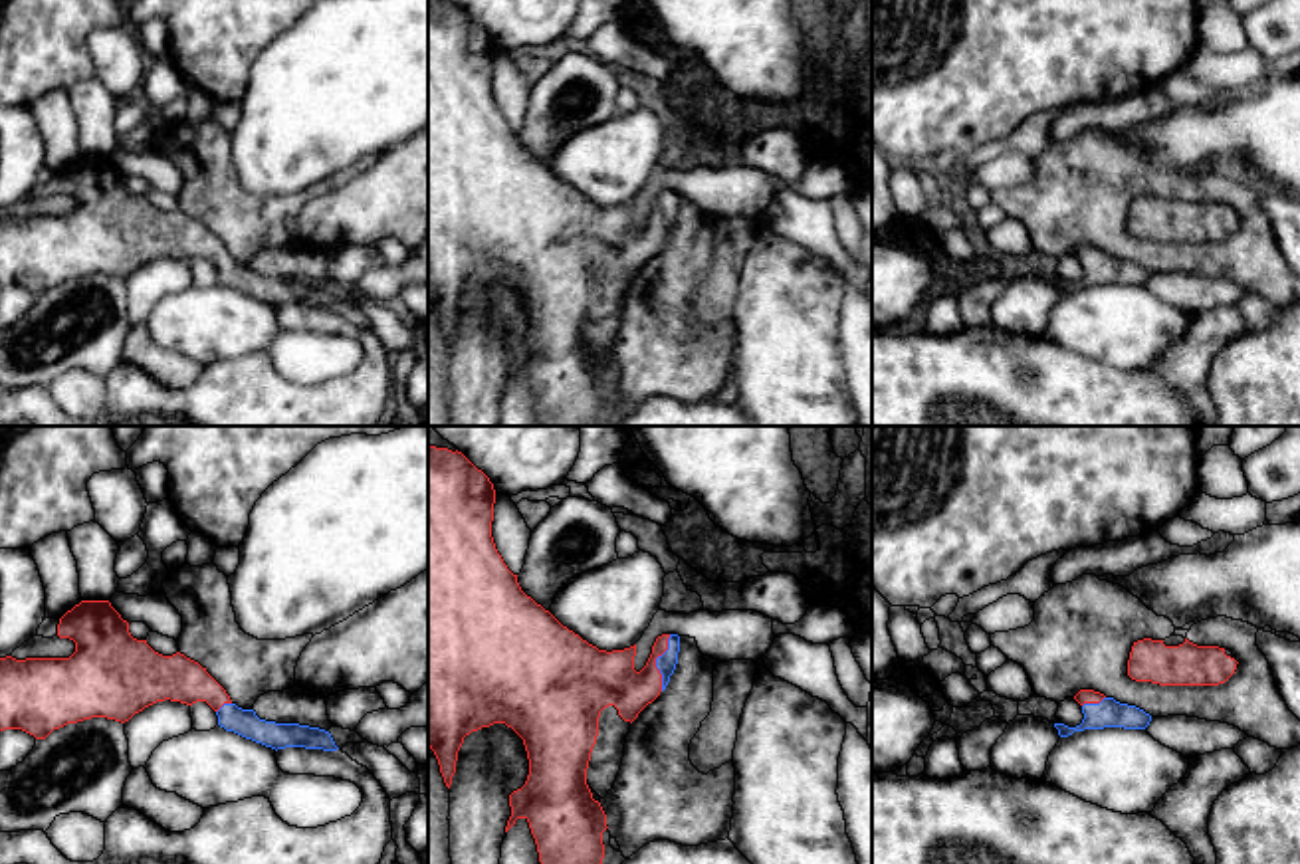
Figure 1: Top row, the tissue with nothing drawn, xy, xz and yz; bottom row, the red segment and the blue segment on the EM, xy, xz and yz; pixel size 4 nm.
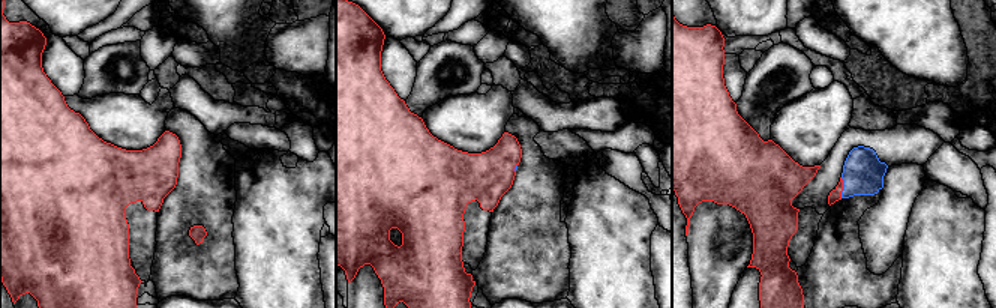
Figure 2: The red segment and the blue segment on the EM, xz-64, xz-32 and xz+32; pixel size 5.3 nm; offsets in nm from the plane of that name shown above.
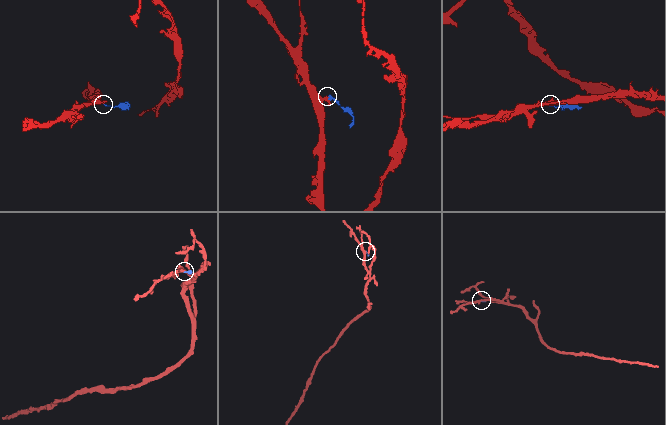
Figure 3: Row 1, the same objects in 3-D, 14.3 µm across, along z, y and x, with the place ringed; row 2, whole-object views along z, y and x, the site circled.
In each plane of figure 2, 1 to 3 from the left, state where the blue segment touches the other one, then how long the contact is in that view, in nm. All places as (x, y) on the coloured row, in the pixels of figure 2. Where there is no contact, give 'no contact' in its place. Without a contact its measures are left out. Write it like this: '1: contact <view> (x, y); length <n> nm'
1: no contact
2: contact xz-32 (513, 169); length 50 nm
3: contact xz+32 (842, 188); length 110 nm

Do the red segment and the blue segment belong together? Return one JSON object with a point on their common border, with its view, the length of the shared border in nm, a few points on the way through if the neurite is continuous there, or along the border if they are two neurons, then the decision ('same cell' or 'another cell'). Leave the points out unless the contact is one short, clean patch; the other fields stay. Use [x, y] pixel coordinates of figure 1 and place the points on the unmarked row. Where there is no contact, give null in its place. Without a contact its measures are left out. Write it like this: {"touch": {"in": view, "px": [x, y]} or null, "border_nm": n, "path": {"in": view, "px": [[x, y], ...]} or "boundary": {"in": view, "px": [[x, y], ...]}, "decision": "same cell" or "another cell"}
{"touch": {"in": "xz", "px": [654, 218]}, "border_nm": 240, "path": {"in": "xz", "px": [[595, 234], [641, 234], [654, 218], [666, 218]]}, "decision": "same cell"}

